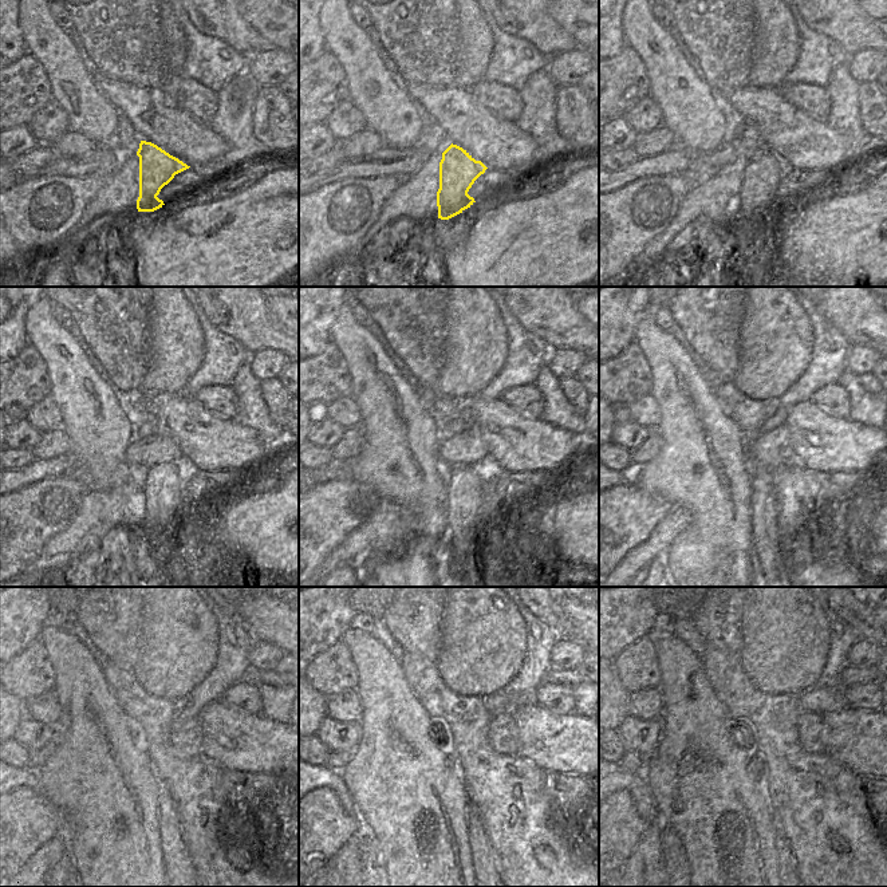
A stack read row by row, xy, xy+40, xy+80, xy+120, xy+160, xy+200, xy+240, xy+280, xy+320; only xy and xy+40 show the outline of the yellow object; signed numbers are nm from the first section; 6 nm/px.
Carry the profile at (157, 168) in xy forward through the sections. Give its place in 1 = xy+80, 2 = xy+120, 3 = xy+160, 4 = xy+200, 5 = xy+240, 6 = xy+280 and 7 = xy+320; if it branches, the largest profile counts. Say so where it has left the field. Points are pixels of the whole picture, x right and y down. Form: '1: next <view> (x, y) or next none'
1: next xy+80 (759, 202)
2: next xy+120 (162, 489)
3: next xy+160 (464, 487)
4: next xy+200 (773, 559)
5: next xy+240 (176, 859)
6: next xy+280 (483, 858)
7: next xy+320 (784, 858)

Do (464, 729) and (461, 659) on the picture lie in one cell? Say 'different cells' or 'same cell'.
different cells

